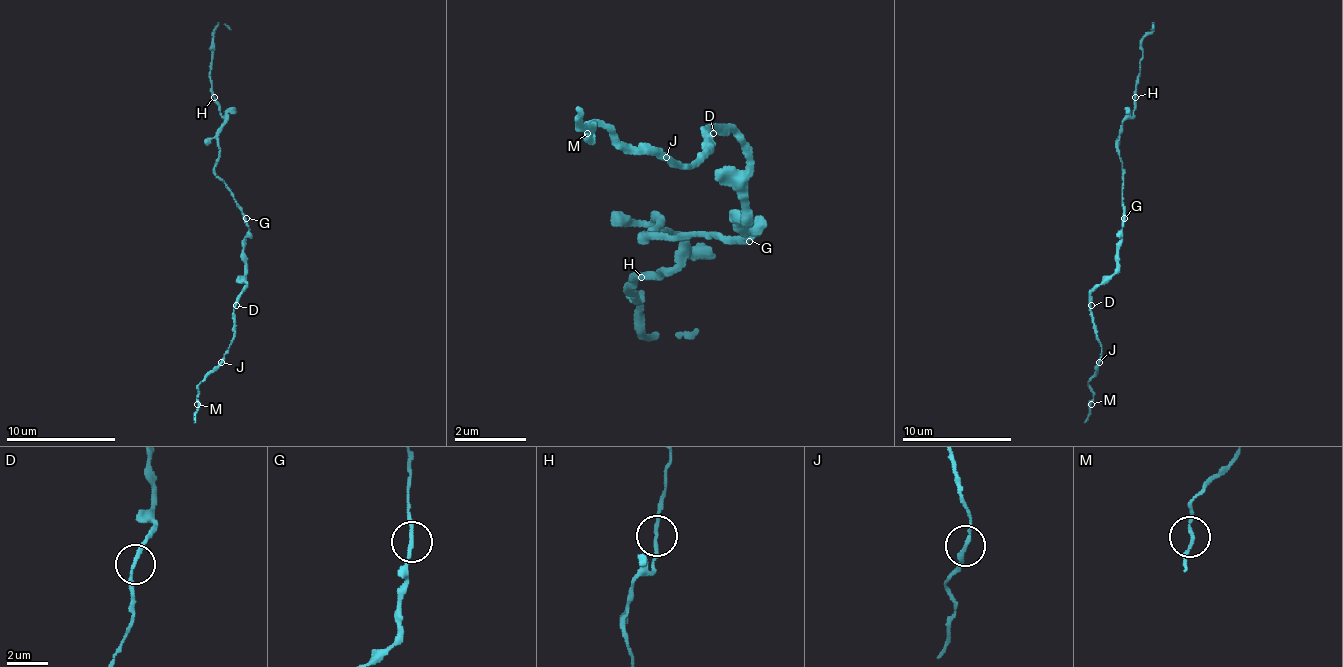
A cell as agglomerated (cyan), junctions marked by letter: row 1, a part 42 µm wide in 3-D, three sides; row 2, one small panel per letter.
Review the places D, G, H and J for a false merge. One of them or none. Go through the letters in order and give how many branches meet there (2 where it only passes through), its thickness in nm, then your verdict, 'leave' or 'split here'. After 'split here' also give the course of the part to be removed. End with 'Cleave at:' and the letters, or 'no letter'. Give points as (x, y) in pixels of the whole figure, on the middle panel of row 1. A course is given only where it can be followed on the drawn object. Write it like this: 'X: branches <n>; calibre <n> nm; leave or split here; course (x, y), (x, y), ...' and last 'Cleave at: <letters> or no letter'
D: branches 2; calibre 180 nm; leave
G: branches 2; calibre 170 nm; leave
H: branches 2; calibre 180 nm; leave
J: branches 2; calibre 180 nm; leave
Cleave at: no letter

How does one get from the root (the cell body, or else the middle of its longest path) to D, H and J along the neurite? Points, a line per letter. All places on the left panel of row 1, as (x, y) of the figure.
D: (244, 220), (249, 229), (244, 248), (246, 289), (236, 305)
H: (244, 220), (230, 188), (214, 171), (219, 155), (219, 130), (225, 122), (214, 97)
J: (244, 220), (249, 229), (244, 248), (246, 289), (233, 311), (233, 341), (222, 363)

